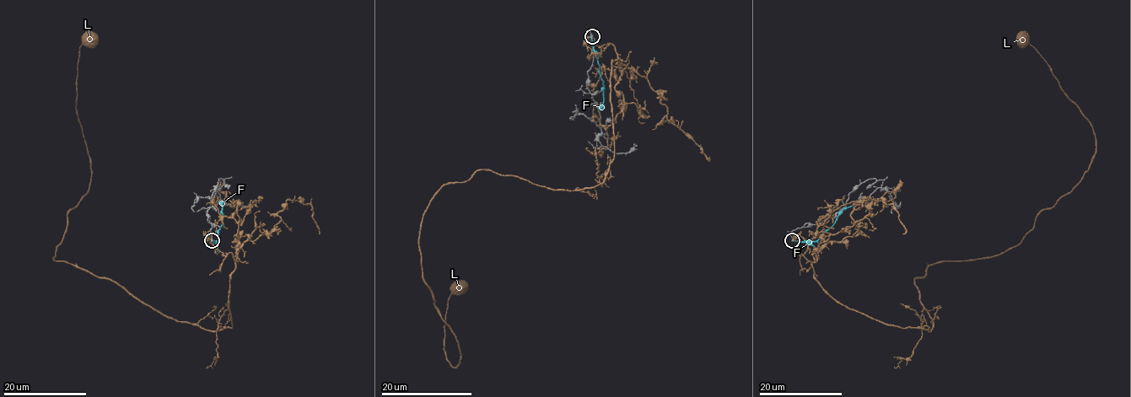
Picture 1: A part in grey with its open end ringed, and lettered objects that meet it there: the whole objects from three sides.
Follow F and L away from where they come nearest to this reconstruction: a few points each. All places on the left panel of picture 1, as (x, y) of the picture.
F: (212, 240), (217, 239), (221, 222), (223, 203), (219, 200)
L: (212, 239), (234, 261), (232, 328), (213, 330), (53, 258), (67, 214), (88, 190), (76, 109), (88, 38)

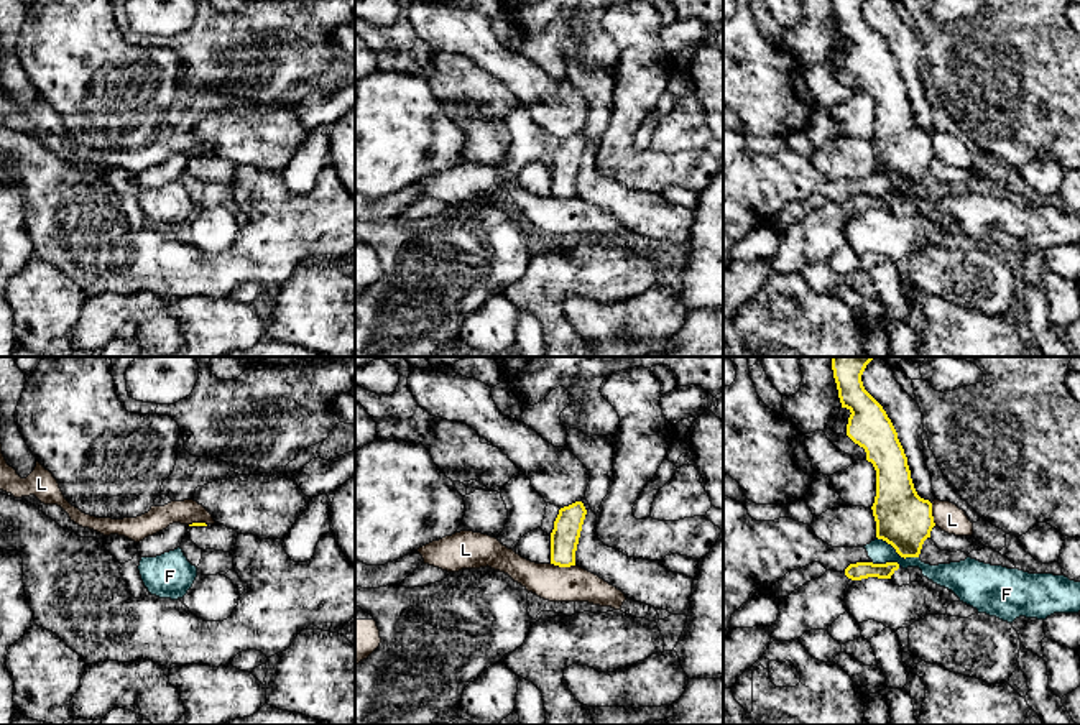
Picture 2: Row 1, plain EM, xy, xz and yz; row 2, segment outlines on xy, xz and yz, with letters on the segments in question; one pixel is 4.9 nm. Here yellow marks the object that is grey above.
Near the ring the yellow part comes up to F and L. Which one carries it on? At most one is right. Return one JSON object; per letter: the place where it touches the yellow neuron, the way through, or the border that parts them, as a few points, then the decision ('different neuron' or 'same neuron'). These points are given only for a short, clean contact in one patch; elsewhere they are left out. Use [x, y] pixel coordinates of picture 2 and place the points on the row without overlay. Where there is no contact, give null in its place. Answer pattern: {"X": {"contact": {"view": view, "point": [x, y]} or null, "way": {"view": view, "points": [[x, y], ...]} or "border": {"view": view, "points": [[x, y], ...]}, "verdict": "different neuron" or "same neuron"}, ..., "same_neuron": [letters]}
{"F": {"contact": {"view": "yz", "point": [898, 184]}, "border": {"view": "yz", "points": [[876, 168], [885, 171], [901, 188], [918, 189]]}, "verdict": "different neuron"}, "L": {"contact": {"view": "xz", "point": [563, 198]}, "border": {"view": "xz", "points": [[549, 194], [574, 198]]}, "verdict": "different neuron"}, "same_neuron": []}

